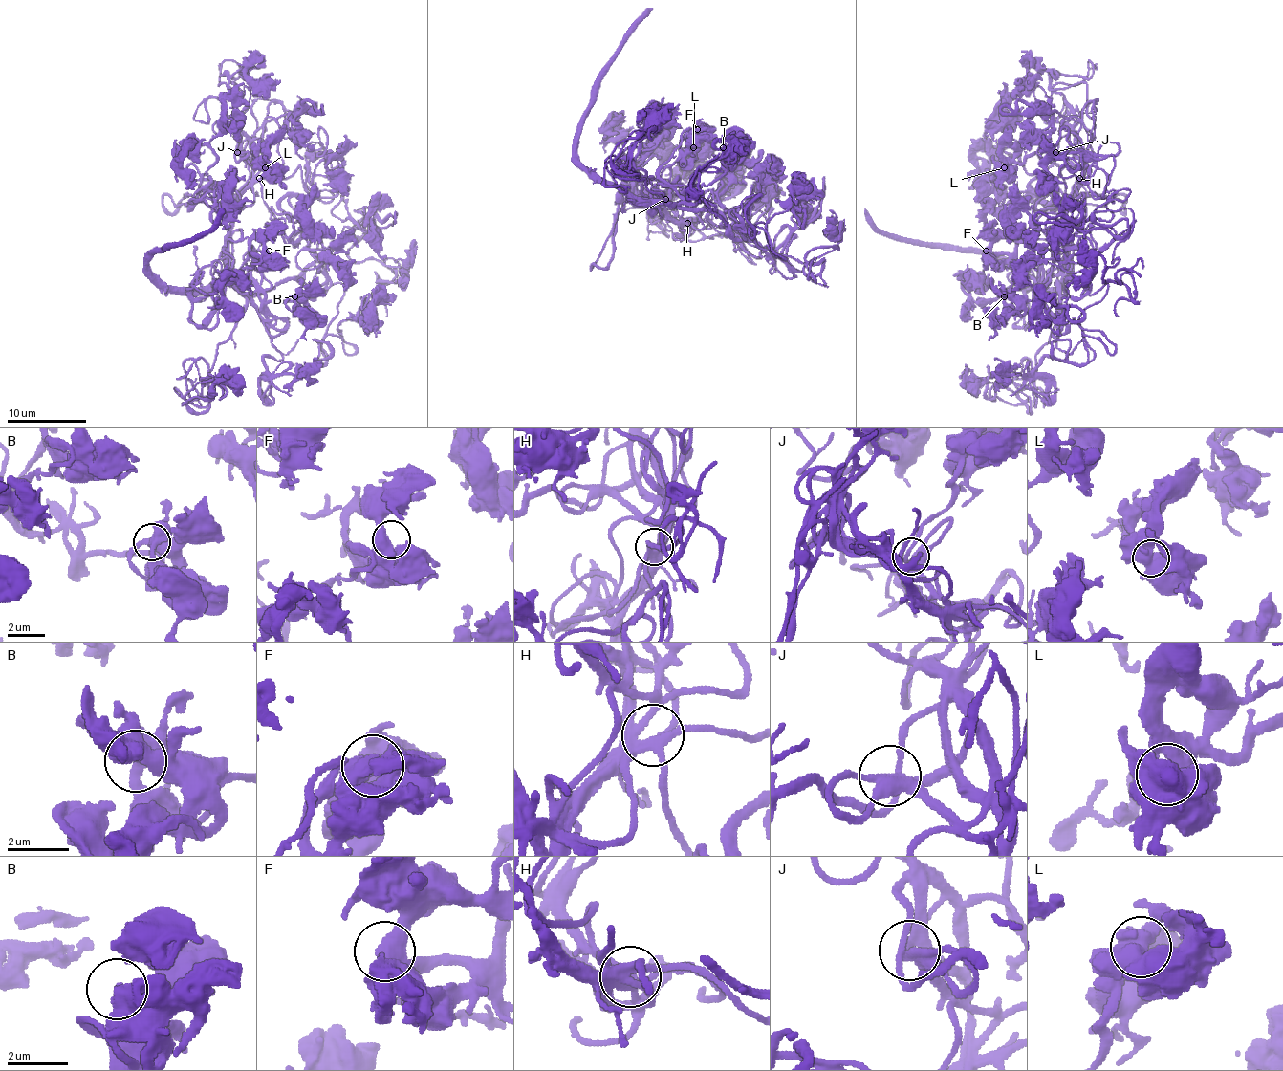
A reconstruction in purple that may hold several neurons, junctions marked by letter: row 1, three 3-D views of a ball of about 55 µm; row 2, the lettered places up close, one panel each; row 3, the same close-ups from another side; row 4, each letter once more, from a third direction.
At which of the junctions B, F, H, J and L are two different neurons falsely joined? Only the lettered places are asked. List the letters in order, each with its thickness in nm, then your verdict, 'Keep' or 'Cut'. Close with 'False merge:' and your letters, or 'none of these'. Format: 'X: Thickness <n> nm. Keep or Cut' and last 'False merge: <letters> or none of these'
B: Thickness 380 nm. Keep
F: Thickness 650 nm. Keep
H: Thickness 320 nm. Keep
J: Thickness 360 nm. Keep
L: Thickness 650 nm. Keep
False merge: none of these

